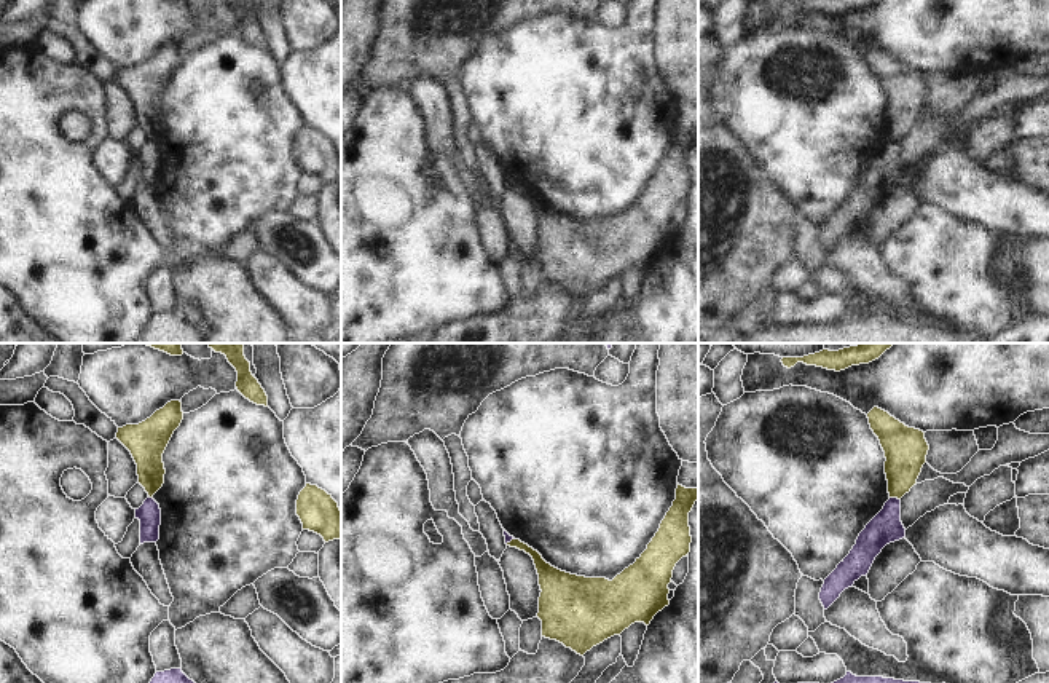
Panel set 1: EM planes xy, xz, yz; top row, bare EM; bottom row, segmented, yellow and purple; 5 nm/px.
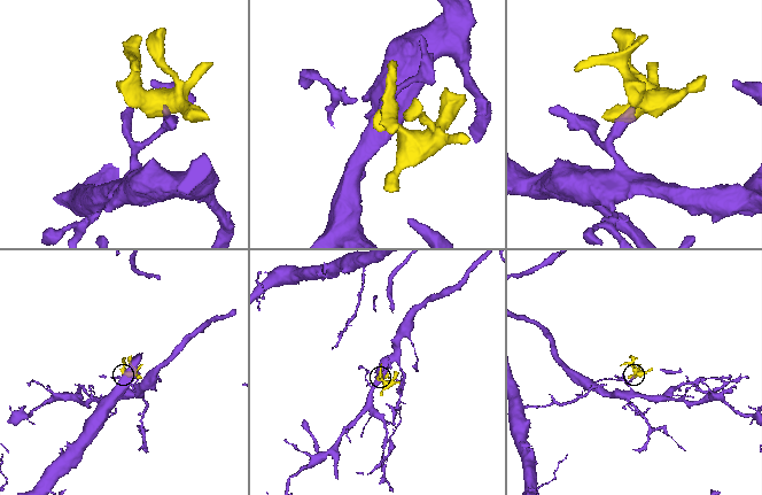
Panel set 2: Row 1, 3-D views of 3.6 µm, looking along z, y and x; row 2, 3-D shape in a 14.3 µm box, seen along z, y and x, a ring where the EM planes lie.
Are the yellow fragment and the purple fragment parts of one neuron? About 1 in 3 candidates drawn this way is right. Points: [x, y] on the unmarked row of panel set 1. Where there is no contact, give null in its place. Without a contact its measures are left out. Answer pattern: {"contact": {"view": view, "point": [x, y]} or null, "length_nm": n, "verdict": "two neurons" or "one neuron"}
{"contact": {"view": "yz", "point": [895, 139]}, "length_nm": 60, "verdict": "two neurons"}

